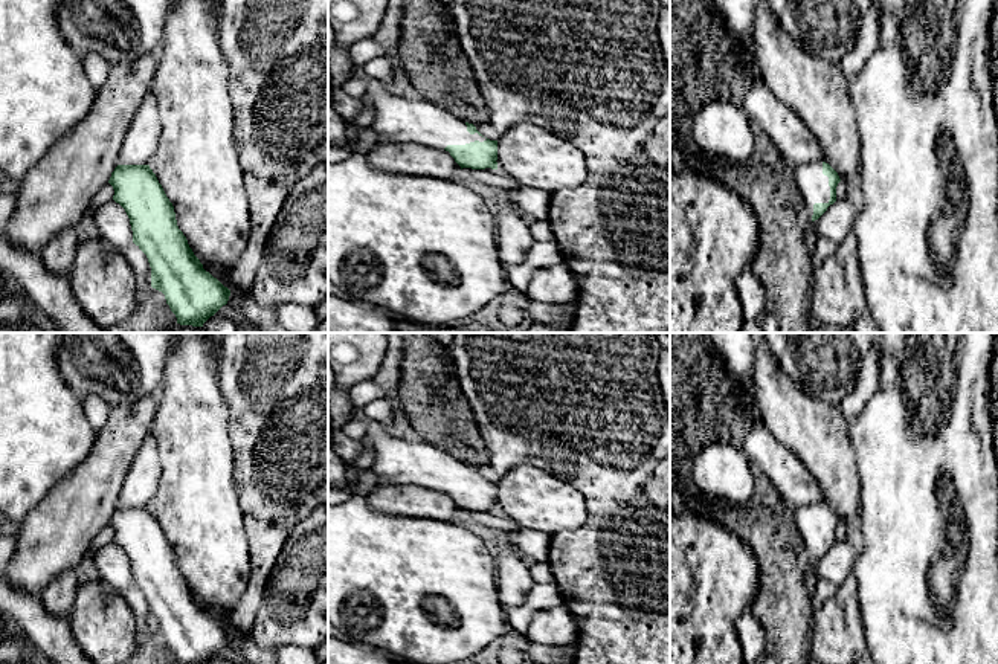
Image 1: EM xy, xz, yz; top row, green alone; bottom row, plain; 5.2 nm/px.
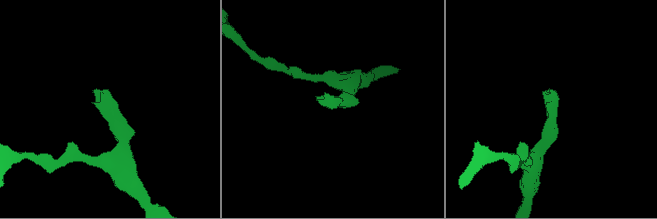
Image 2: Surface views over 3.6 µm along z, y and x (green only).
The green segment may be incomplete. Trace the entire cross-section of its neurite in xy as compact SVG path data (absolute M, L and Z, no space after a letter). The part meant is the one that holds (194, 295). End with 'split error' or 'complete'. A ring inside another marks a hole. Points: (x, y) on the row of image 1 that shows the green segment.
M118 165L108 183L131 224L133 243L146 255L151 267L151 287L165 295L166 304L180 325L203 327L223 305L230 290L203 269L186 237L177 226L174 206L150 165Z; complete

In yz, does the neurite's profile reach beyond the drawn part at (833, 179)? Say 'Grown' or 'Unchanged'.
Grown

